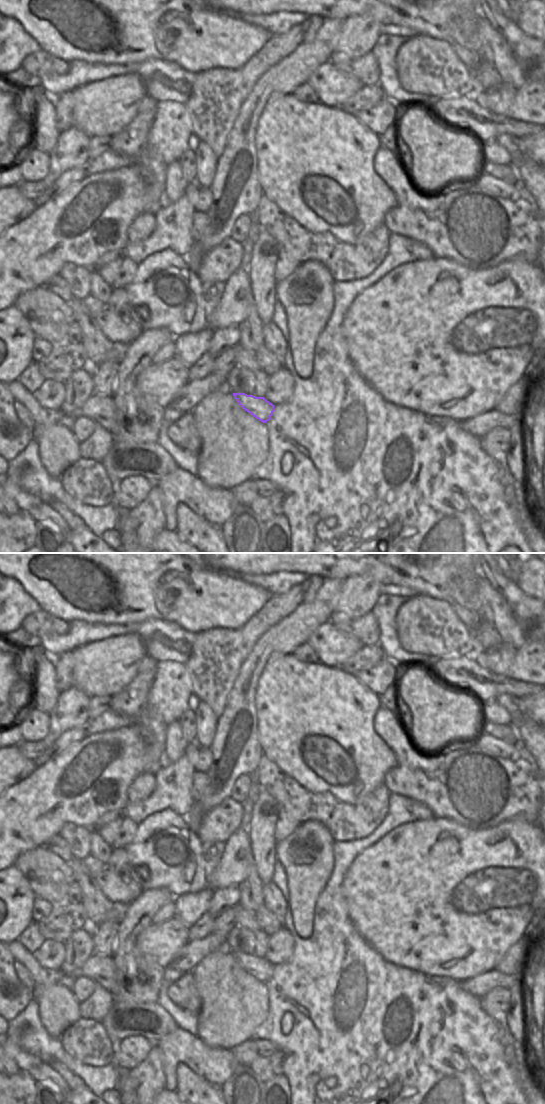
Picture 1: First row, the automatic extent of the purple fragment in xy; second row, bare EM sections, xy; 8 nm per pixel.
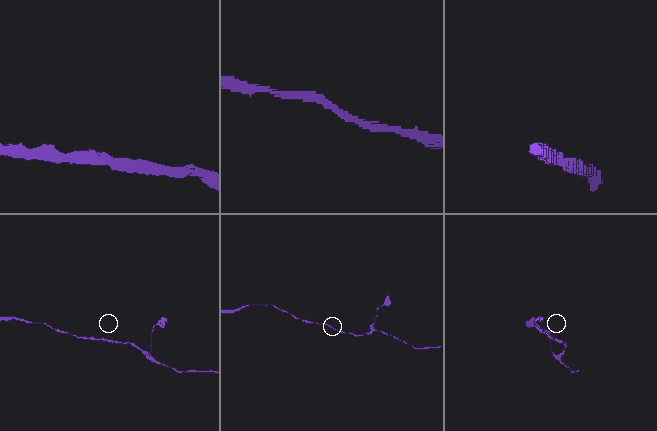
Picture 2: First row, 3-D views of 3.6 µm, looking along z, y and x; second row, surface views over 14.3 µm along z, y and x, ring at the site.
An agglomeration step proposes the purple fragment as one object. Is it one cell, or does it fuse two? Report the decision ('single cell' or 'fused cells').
single cell

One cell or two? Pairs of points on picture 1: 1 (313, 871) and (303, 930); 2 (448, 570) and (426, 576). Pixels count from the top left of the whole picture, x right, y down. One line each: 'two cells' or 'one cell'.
1: one cell
2: one cell

